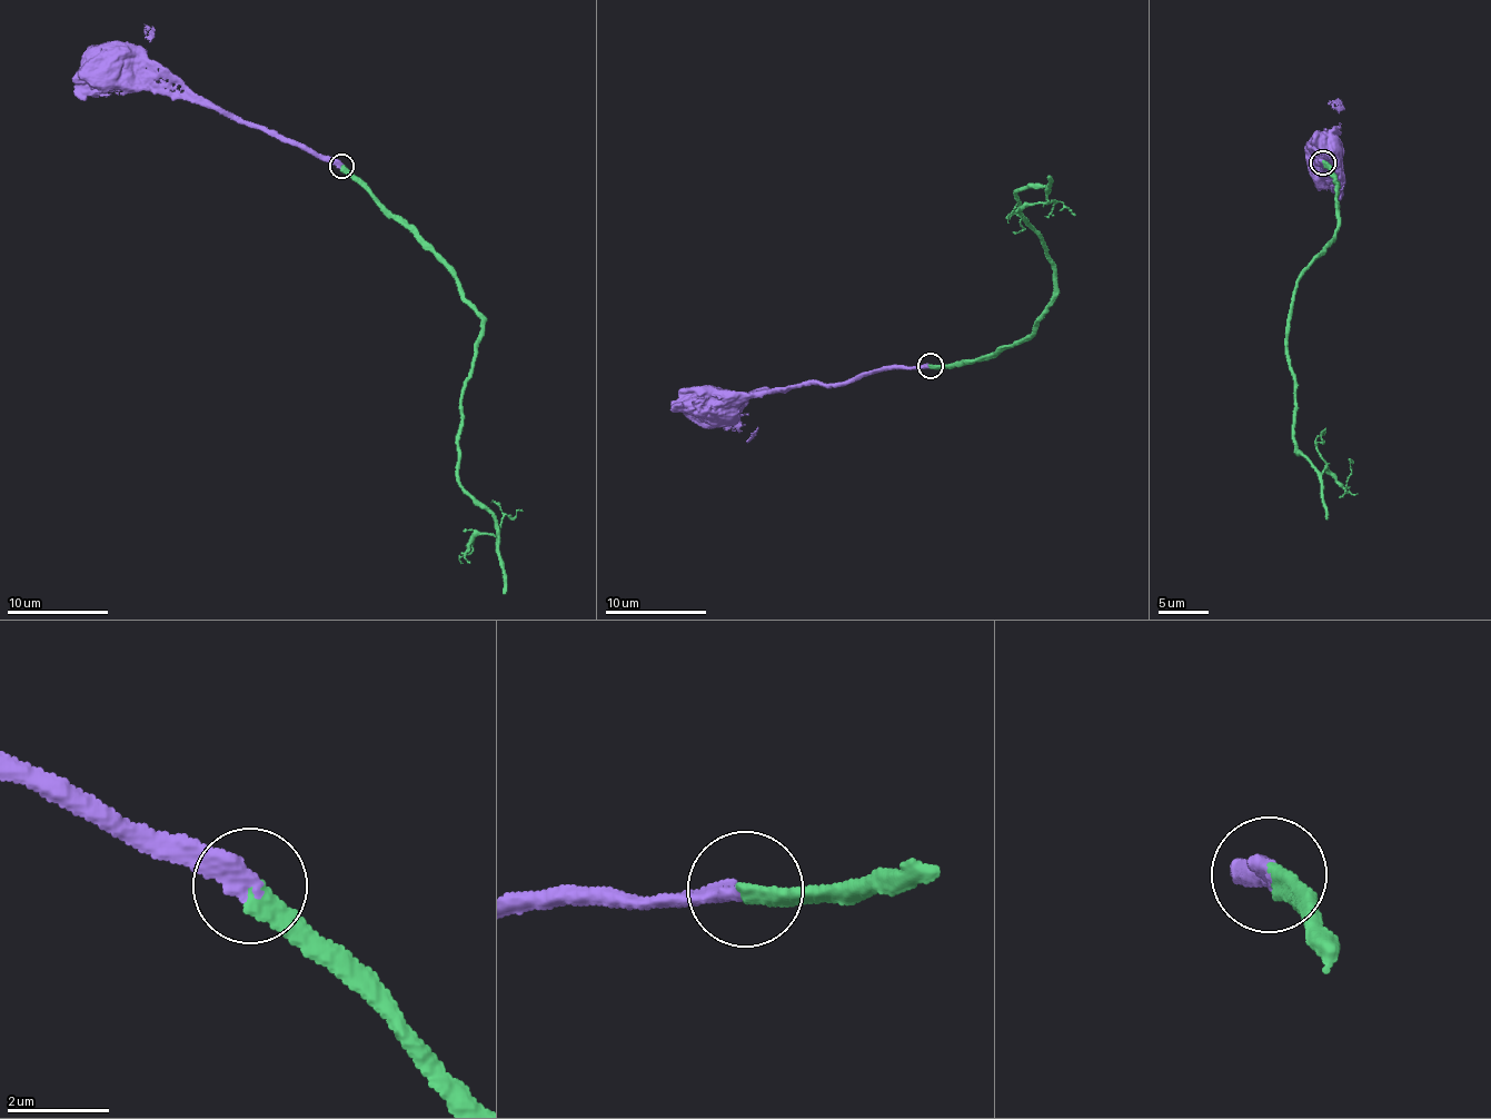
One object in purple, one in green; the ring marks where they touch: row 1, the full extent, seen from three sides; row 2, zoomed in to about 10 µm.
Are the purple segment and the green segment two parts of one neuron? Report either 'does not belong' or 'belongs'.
belongs

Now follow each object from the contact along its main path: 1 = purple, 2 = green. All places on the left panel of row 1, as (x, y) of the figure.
1: (340, 166), (320, 160), (249, 124), (229, 119), (211, 108), (153, 93), (111, 69)
2: (340, 166), (481, 320), (457, 483), (497, 542), (478, 534), (469, 553), (475, 532), (463, 531)

